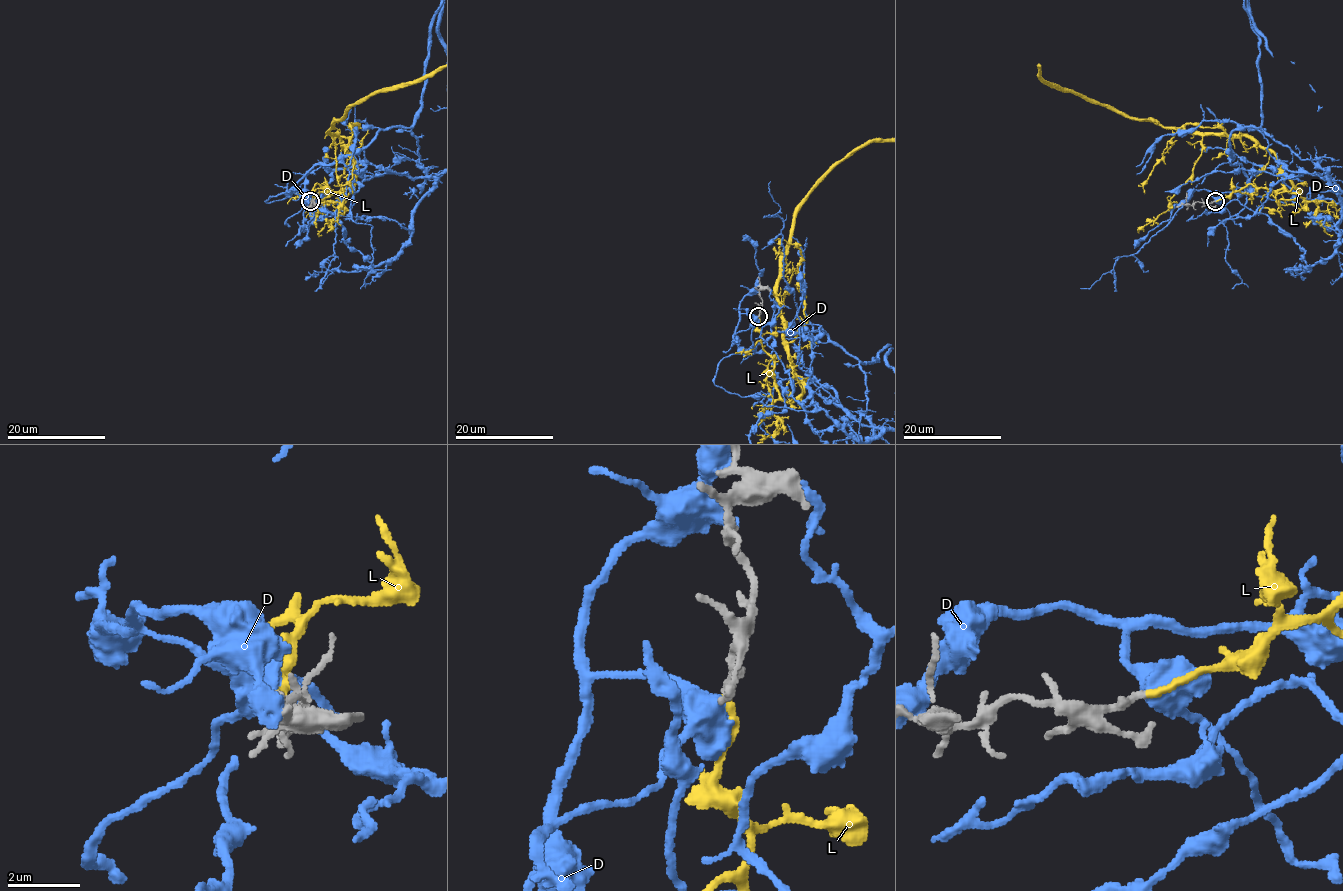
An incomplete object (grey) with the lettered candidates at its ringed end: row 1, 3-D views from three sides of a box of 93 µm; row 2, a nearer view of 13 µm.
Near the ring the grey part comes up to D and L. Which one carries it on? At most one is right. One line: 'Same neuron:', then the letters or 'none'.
Same neuron: L

